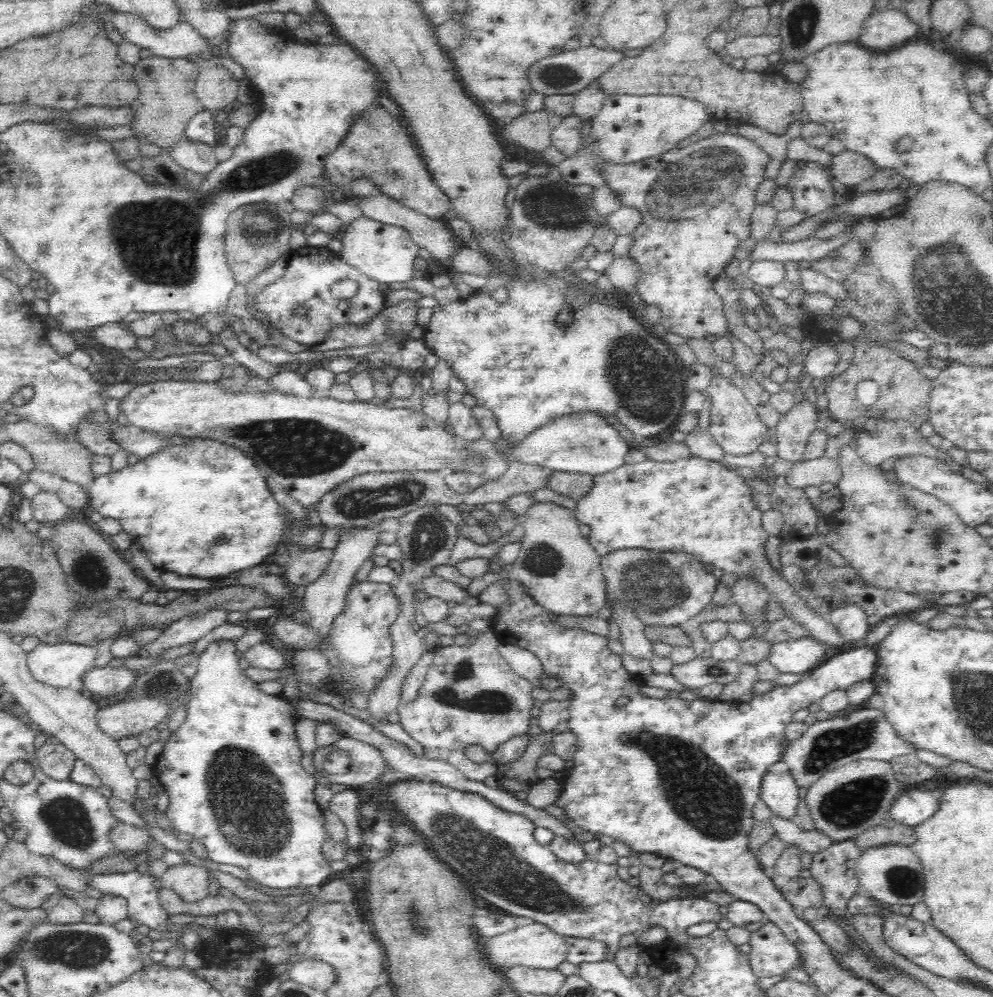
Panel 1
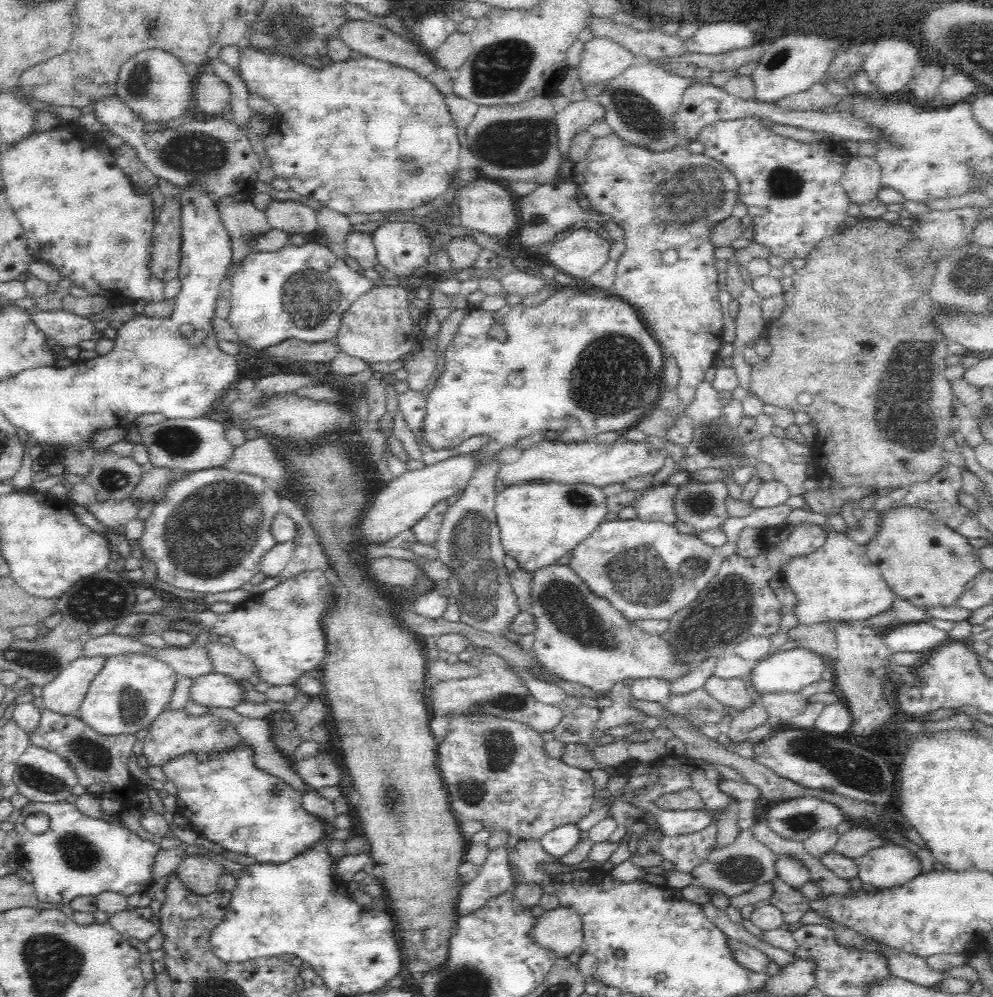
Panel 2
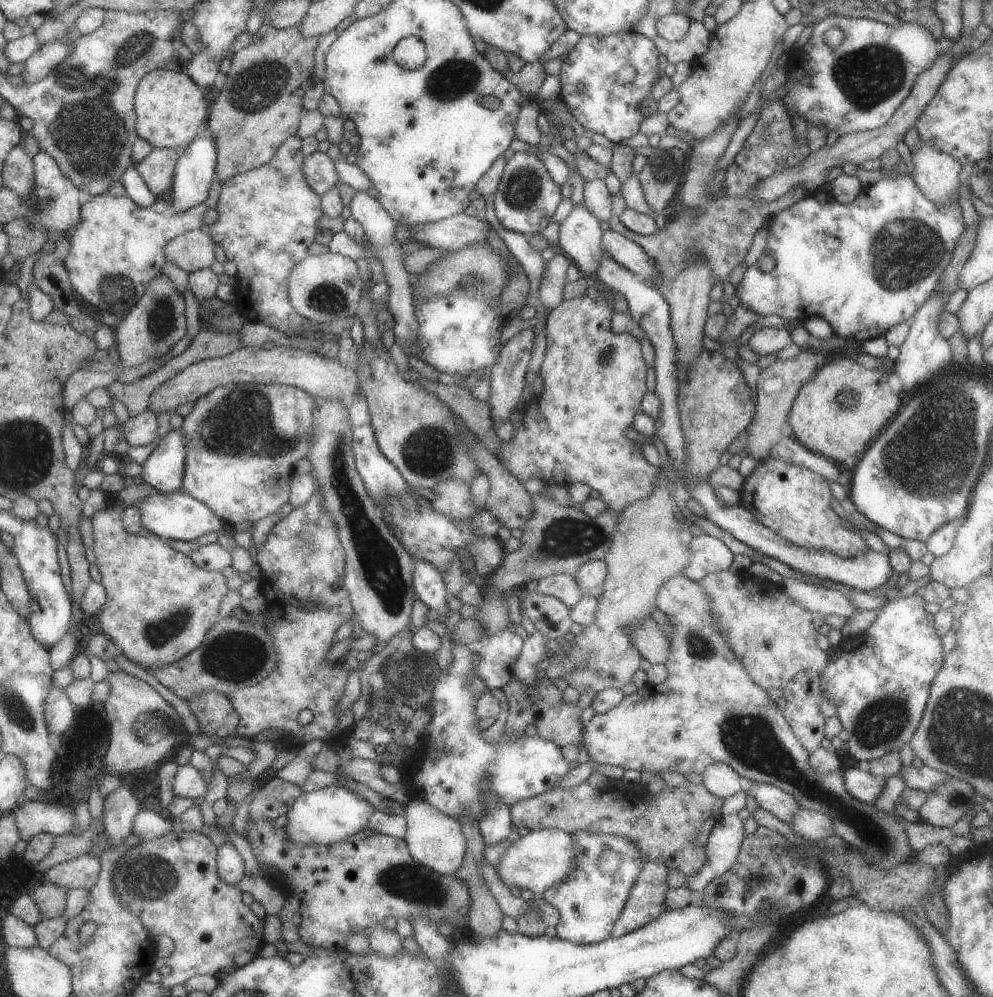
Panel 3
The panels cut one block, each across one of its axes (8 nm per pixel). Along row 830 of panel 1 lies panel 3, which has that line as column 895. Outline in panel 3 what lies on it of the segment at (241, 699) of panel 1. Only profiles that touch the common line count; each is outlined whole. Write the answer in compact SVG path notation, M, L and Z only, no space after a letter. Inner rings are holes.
M899 173L884 174L876 184L862 188L855 200L849 204L839 204L829 193L817 188L812 192L808 192L804 199L799 199L791 206L781 209L778 214L773 215L773 218L767 224L769 234L763 253L769 253L773 257L775 266L764 273L754 264L742 274L742 278L735 290L735 295L740 302L739 305L745 306L745 308L748 308L759 317L767 314L776 314L785 319L802 322L807 317L817 315L829 324L837 337L852 338L852 340L859 343L881 336L890 326L909 321L915 310L933 292L943 269L950 262L957 239L964 231L964 224L961 221L960 207L957 201L946 205L936 205L917 188L911 176L902 176Z

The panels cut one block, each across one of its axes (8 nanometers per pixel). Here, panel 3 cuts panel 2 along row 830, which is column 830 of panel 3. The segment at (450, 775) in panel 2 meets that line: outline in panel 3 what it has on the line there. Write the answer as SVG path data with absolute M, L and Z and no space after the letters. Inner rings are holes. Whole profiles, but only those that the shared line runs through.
M767 456L744 478L739 491L739 504L751 511L760 525L791 544L831 551L840 557L852 557L868 549L859 534L842 528L829 505L832 496L826 480L813 471Z

